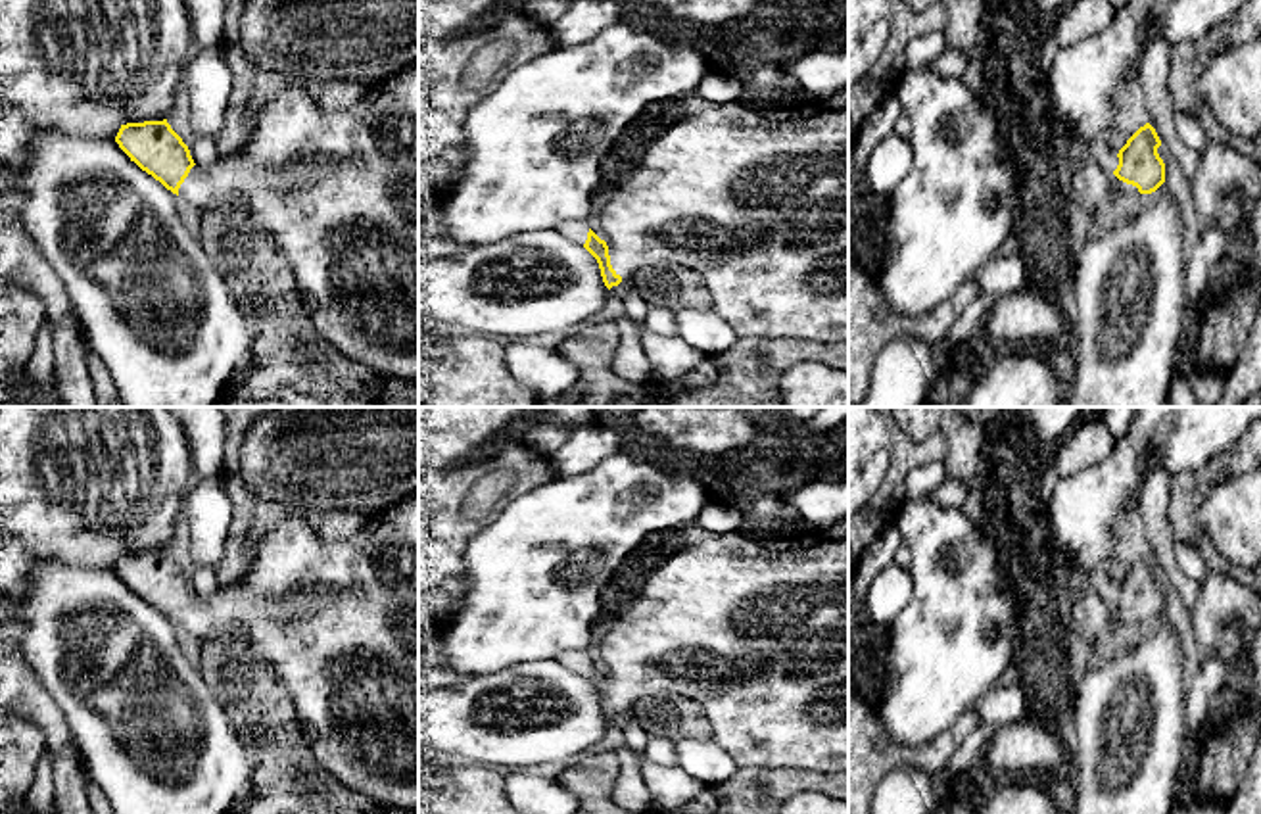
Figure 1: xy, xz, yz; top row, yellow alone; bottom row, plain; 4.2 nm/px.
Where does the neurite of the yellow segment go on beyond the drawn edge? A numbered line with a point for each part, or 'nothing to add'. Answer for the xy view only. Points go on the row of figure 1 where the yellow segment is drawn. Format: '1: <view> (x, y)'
1: xy (336, 191)

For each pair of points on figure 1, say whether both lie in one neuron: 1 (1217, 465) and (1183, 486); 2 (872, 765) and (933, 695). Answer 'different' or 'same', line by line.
1: same
2: different

